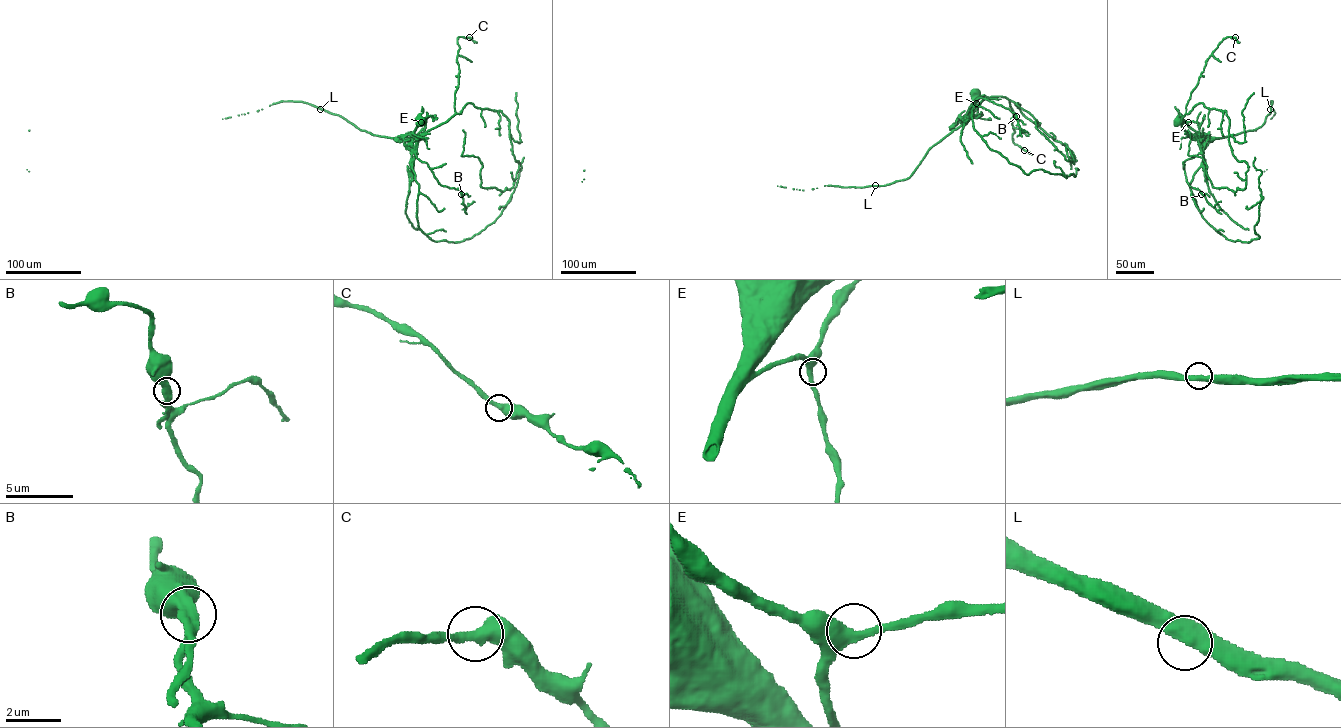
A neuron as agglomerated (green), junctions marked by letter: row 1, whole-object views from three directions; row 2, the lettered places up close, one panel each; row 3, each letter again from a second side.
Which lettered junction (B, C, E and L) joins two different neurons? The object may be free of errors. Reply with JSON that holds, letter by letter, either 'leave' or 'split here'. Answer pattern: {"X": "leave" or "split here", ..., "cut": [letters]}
{"B": "leave", "C": "leave", "E": "leave", "L": "leave", "cut": []}

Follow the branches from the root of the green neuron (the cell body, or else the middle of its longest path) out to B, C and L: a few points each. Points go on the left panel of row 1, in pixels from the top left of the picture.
B: (419, 117), (412, 133), (418, 139), (414, 150), (416, 157), (427, 163), (441, 185), (460, 189), (461, 194)
C: (419, 117), (412, 133), (416, 137), (446, 122), (455, 113), (455, 93), (459, 71), (457, 39), (469, 37)
L: (419, 117), (411, 135), (393, 138), (360, 130), (340, 116), (320, 109)

